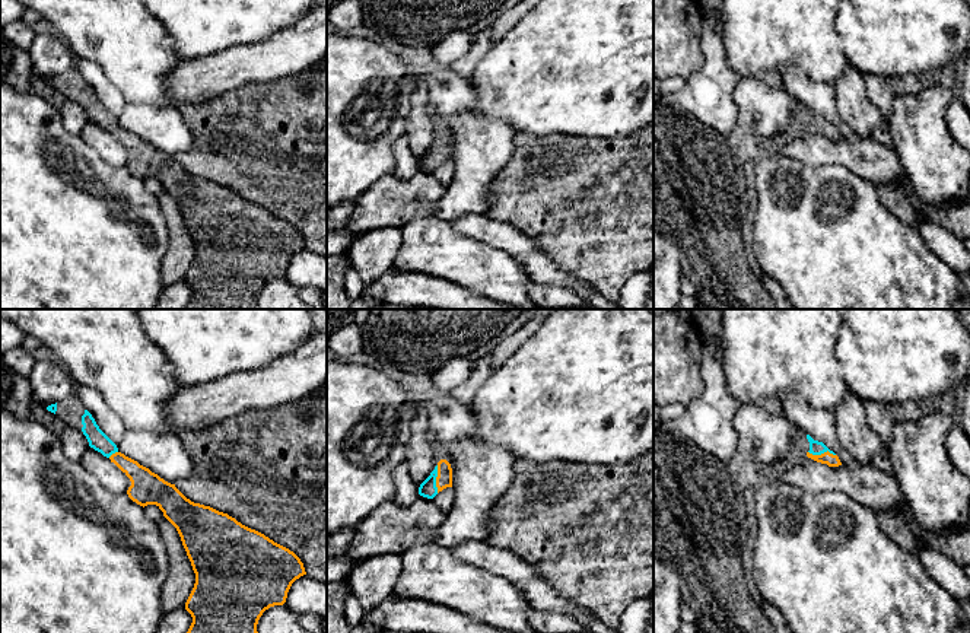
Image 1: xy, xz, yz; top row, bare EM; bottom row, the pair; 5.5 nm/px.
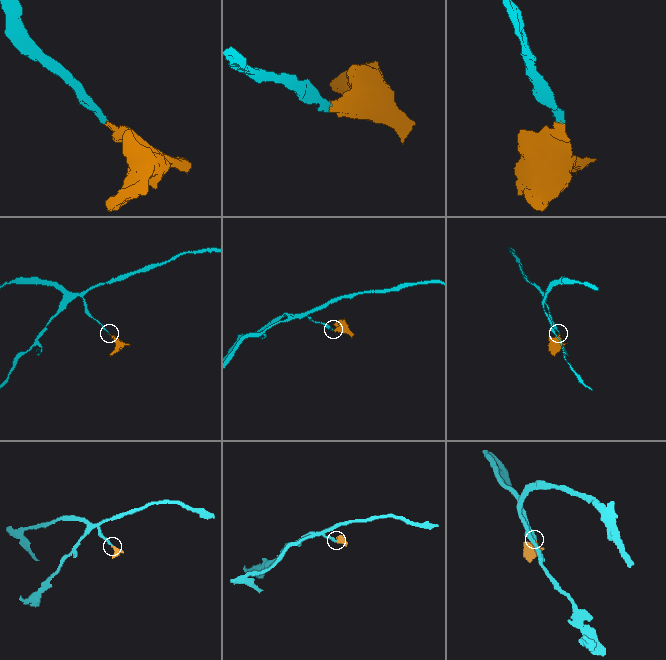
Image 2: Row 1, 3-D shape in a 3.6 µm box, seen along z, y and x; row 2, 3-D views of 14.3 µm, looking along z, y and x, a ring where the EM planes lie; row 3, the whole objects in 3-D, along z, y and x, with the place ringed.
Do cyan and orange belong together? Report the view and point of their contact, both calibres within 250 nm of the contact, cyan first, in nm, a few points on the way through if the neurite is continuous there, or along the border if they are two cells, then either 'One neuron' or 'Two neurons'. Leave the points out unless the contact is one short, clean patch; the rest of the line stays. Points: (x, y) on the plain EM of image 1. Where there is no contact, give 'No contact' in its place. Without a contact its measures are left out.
Touches cyan at xz (435, 152). Thickness 100 nm (cyan) against 90 nm. Path across: xz (428, 162), (435, 152), (444, 152). One neuron

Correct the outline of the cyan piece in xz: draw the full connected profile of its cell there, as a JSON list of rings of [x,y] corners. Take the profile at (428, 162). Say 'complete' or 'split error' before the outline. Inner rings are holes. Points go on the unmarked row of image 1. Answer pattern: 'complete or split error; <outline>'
split error; [[[441,133],[430,149],[420,158],[419,168],[433,172],[446,160],[452,160],[452,141],[446,133]]]

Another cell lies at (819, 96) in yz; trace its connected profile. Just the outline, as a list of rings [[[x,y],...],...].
[[[783,67],[779,71],[785,80],[786,92],[804,102],[814,114],[823,115],[830,124],[833,124],[840,136],[849,141],[859,140],[839,117],[834,104],[834,83],[814,82],[804,73],[794,67]]]

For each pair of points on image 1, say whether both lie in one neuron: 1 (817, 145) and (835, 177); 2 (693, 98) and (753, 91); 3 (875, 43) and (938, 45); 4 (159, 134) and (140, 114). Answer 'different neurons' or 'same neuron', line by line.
1: different neurons
2: different neurons
3: same neuron
4: same neuron

